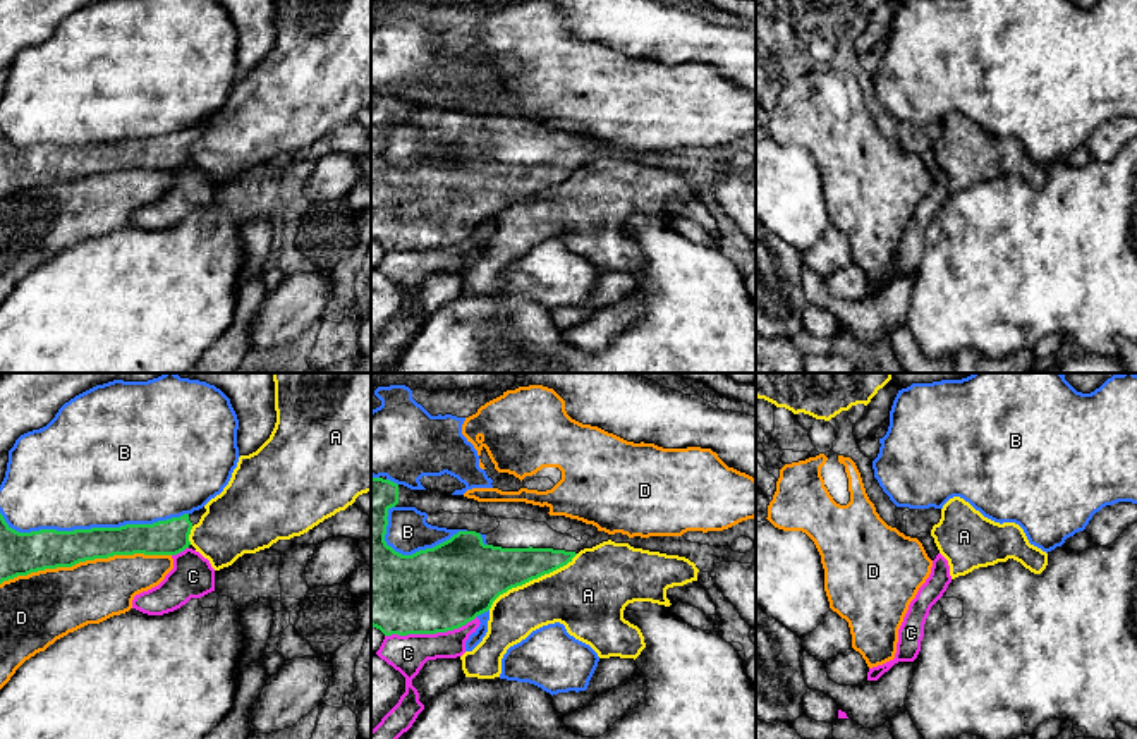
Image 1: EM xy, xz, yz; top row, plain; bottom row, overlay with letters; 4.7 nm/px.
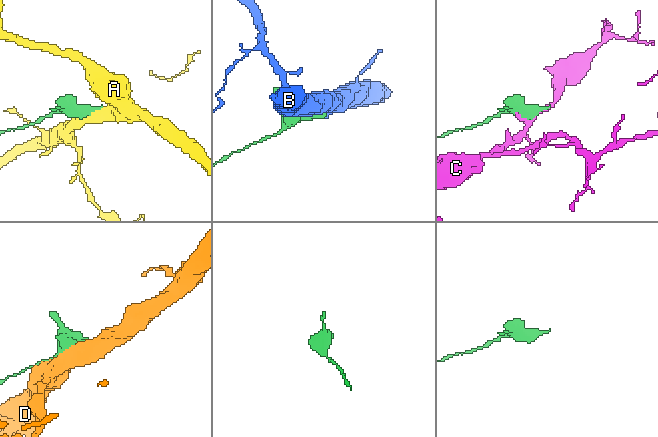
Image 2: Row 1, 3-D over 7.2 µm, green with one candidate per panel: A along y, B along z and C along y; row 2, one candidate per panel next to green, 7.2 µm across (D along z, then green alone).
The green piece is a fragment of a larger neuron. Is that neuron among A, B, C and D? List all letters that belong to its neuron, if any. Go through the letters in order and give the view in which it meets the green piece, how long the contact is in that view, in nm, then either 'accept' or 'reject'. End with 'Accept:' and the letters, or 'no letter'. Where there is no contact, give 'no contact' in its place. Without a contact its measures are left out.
A: meets green in xz; contact 500 nm long; reject
B: meets green in xy; contact 900 nm long; reject
C: meets green in xz; contact 440 nm long; reject
D: meets green in xy; contact 800 nm long; reject
Accept: no letter

